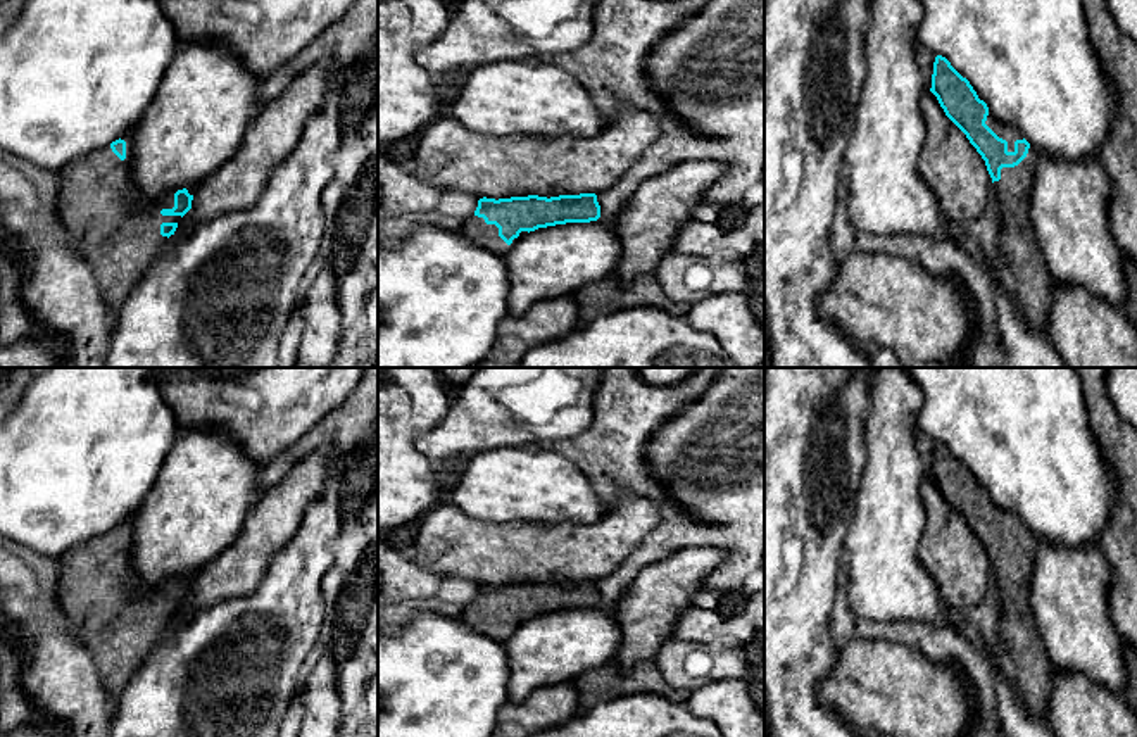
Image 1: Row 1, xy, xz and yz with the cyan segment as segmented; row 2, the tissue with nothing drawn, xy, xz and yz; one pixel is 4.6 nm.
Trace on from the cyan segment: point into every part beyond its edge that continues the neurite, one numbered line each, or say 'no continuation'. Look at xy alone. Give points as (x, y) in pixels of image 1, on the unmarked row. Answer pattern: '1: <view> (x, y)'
1: xy (111, 610)

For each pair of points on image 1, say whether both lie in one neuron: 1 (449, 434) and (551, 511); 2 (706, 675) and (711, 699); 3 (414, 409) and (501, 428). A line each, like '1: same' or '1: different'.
1: different
2: different
3: different

